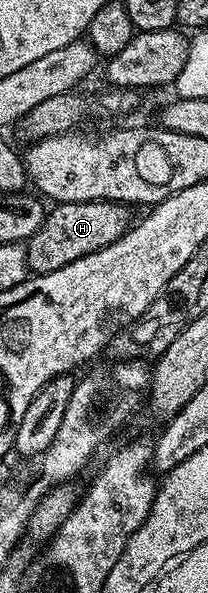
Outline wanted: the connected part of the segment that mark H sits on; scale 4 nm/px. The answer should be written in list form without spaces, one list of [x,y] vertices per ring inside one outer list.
[[[116,201],[64,202],[53,208],[47,212],[42,226],[25,242],[26,268],[34,275],[60,271],[60,267],[68,267],[68,263],[76,263],[76,259],[108,247],[125,235],[132,224],[131,210]]]

